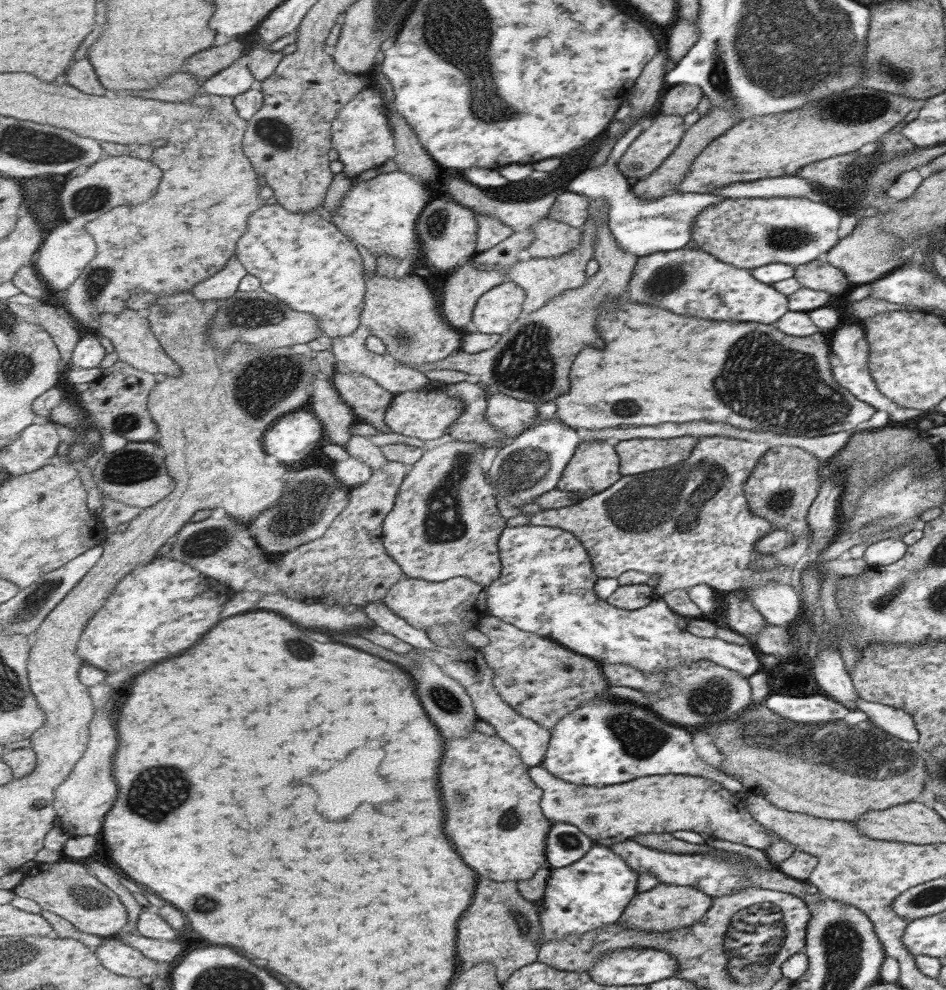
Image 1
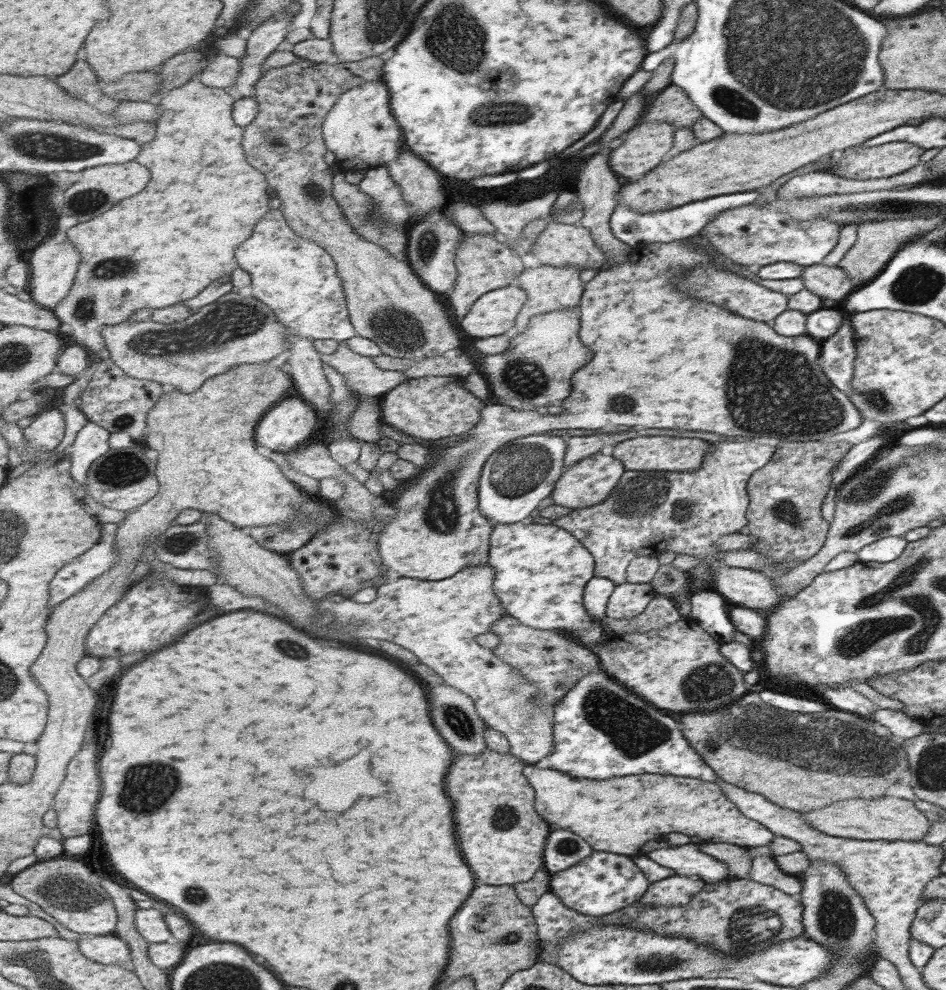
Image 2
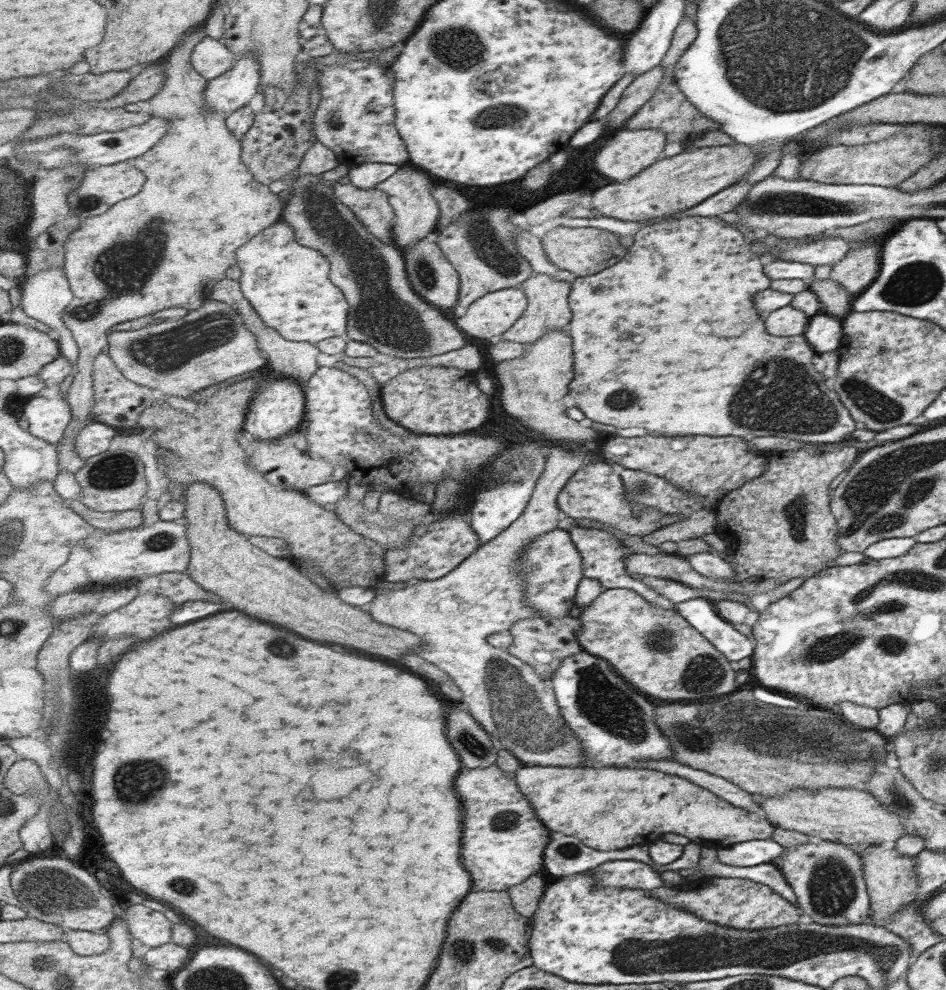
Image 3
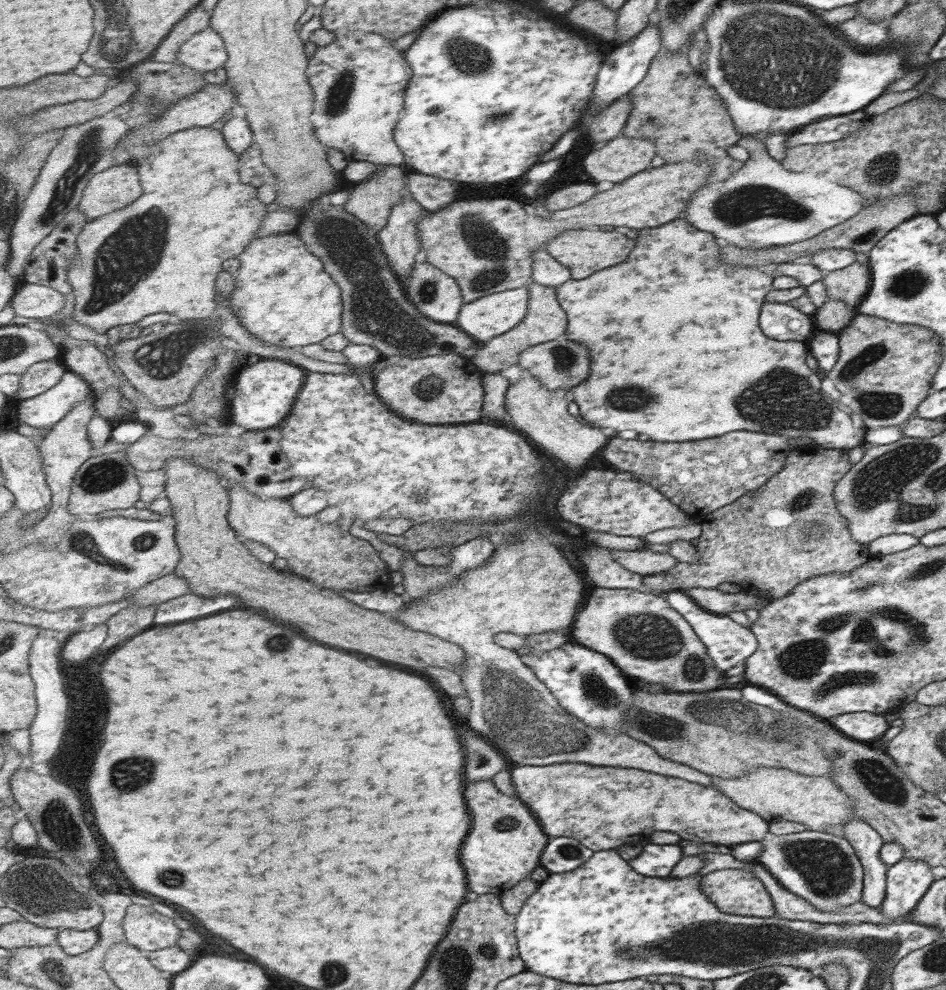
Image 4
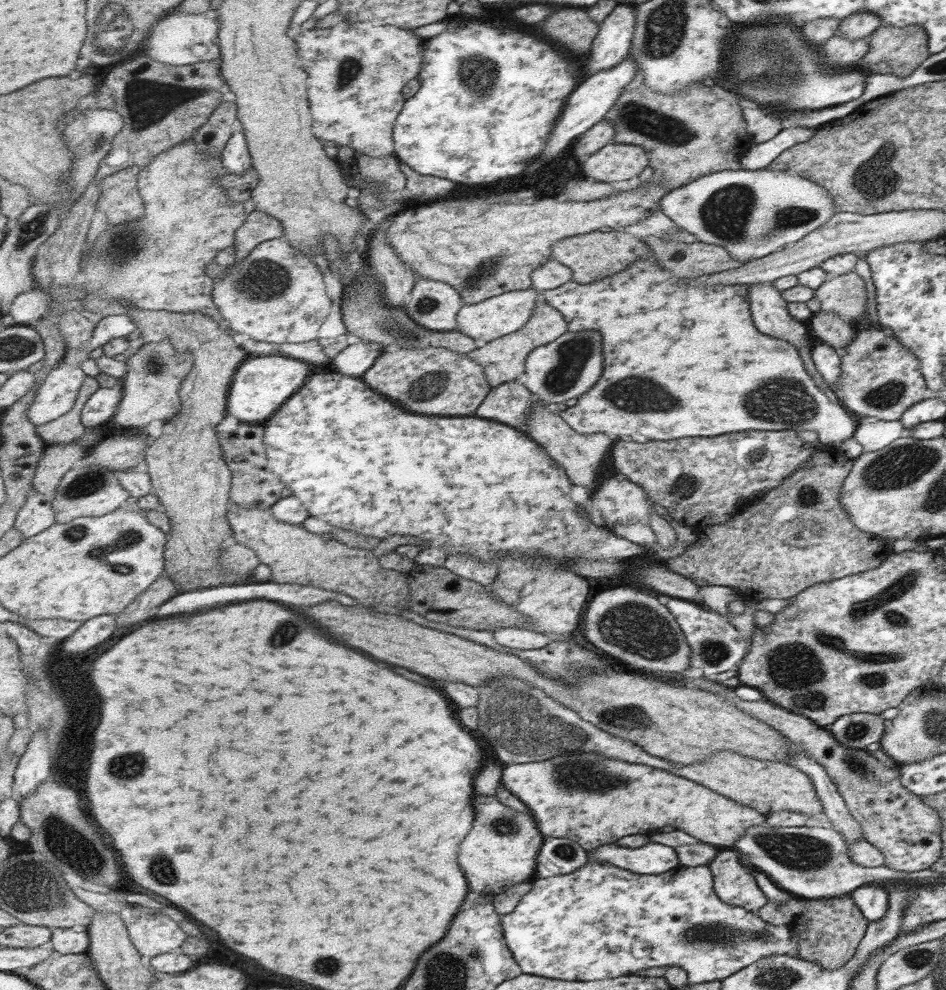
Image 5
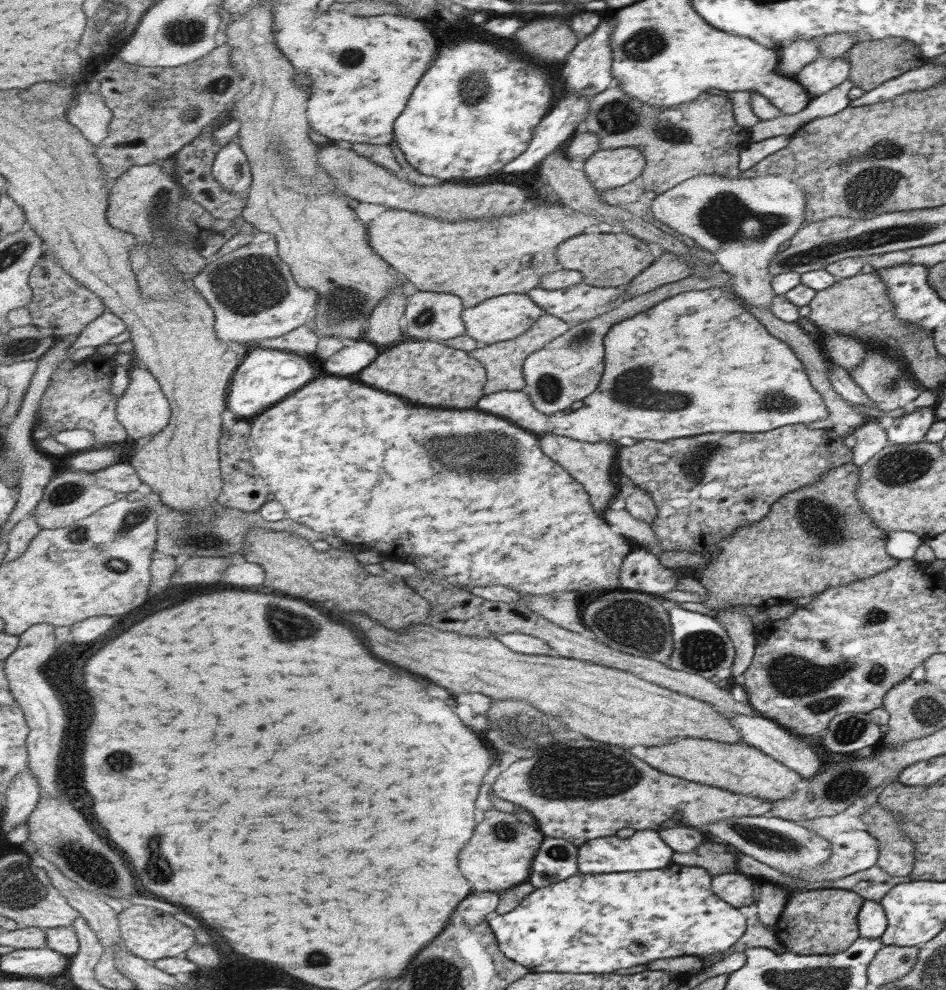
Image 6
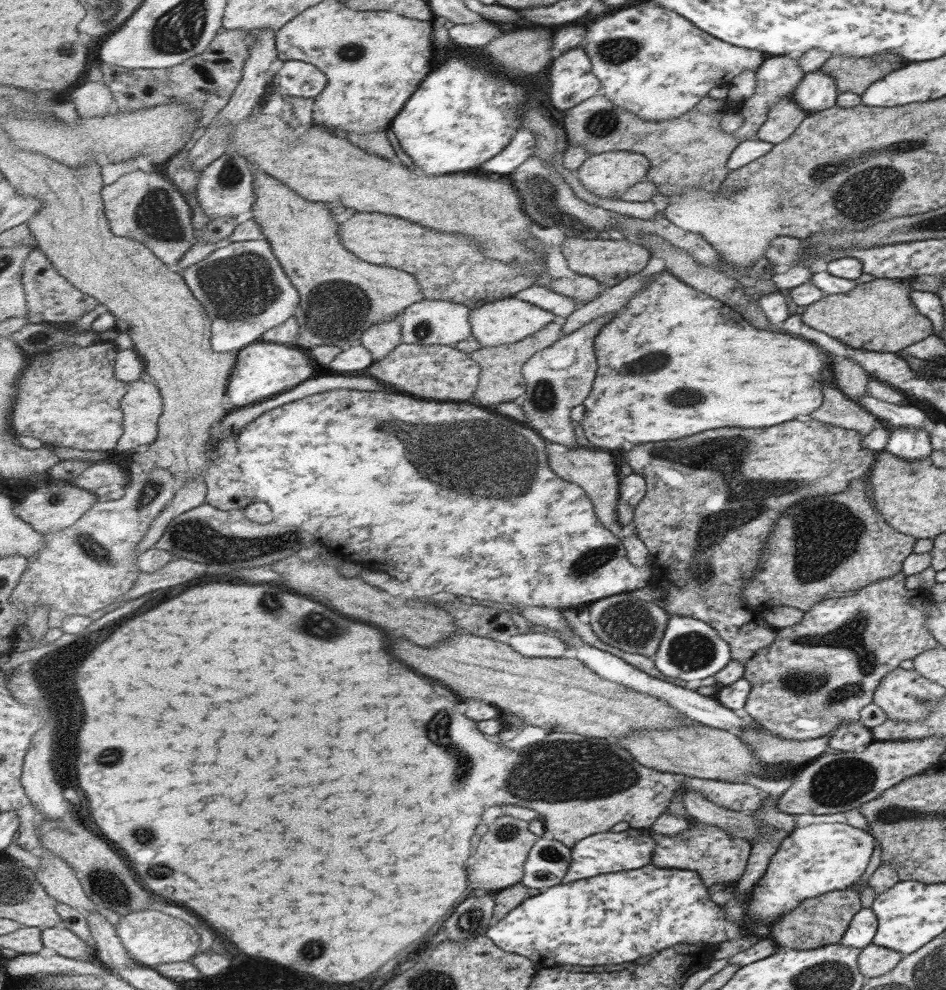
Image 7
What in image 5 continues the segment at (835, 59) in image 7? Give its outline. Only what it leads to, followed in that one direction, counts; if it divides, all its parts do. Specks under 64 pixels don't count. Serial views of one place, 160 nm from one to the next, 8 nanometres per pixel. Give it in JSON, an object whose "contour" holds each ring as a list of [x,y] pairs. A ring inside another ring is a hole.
{"contour":[[[880,25],[868,37],[867,52],[855,64],[868,76],[870,74],[891,74],[891,76],[909,76],[930,54],[927,50],[927,33],[921,25],[905,25],[897,28]]]}

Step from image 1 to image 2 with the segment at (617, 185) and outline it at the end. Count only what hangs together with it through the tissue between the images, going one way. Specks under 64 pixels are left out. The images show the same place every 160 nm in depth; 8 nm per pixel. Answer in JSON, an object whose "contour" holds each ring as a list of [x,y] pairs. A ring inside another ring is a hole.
{"contour":[[[748,190],[747,192],[737,192],[729,195],[715,196],[708,199],[691,201],[687,204],[679,205],[677,208],[659,210],[659,212],[645,212],[637,214],[627,210],[627,205],[617,203],[613,215],[610,217],[610,231],[617,240],[623,241],[630,247],[636,244],[653,244],[655,242],[673,242],[682,238],[696,236],[705,226],[711,222],[715,216],[721,214],[723,210],[729,208],[739,208],[747,206],[757,198],[759,190]]]}

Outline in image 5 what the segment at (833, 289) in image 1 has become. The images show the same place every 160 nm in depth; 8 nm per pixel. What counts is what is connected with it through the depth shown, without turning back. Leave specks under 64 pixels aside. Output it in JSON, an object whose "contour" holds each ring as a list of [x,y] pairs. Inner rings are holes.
{"contour":[[[817,311],[811,317],[811,330],[817,342],[832,346],[838,353],[851,344],[856,335],[855,327],[835,313]]]}

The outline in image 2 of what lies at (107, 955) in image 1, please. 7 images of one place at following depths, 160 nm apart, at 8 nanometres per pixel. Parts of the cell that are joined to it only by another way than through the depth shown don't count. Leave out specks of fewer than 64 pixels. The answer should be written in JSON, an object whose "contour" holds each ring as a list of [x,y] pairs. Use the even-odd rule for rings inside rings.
{"contour":[[[81,934],[80,948],[85,956],[101,964],[125,964],[132,967],[132,948],[126,940],[113,935]]]}

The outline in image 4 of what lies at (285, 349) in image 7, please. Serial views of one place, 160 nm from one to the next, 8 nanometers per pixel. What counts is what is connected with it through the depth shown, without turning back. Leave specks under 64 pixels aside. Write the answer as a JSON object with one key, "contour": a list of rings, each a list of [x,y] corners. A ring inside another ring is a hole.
{"contour":[[[254,359],[238,369],[234,397],[230,401],[232,422],[239,430],[279,428],[290,415],[293,404],[305,384],[309,371],[299,365],[278,359]]]}

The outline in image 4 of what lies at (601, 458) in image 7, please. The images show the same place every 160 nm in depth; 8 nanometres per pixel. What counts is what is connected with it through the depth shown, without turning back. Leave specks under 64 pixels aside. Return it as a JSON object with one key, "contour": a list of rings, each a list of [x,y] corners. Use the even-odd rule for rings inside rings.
{"contour":[[[521,369],[517,382],[509,387],[506,410],[510,424],[519,428],[529,440],[533,440],[539,450],[555,456],[561,464],[572,470],[571,476],[575,476],[586,468],[585,464],[589,458],[593,458],[593,452],[605,447],[607,436],[603,434],[602,428],[583,425],[577,422],[575,417],[570,416],[567,413],[567,401],[563,398],[564,394],[563,389],[547,389],[529,370]]]}

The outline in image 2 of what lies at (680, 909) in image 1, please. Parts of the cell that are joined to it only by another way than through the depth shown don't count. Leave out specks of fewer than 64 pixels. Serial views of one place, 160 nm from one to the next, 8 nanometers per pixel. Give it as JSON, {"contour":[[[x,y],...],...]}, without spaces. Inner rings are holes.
{"contour":[[[672,875],[651,883],[647,891],[637,900],[640,904],[652,906],[683,906],[689,903],[704,887],[701,879]]]}

